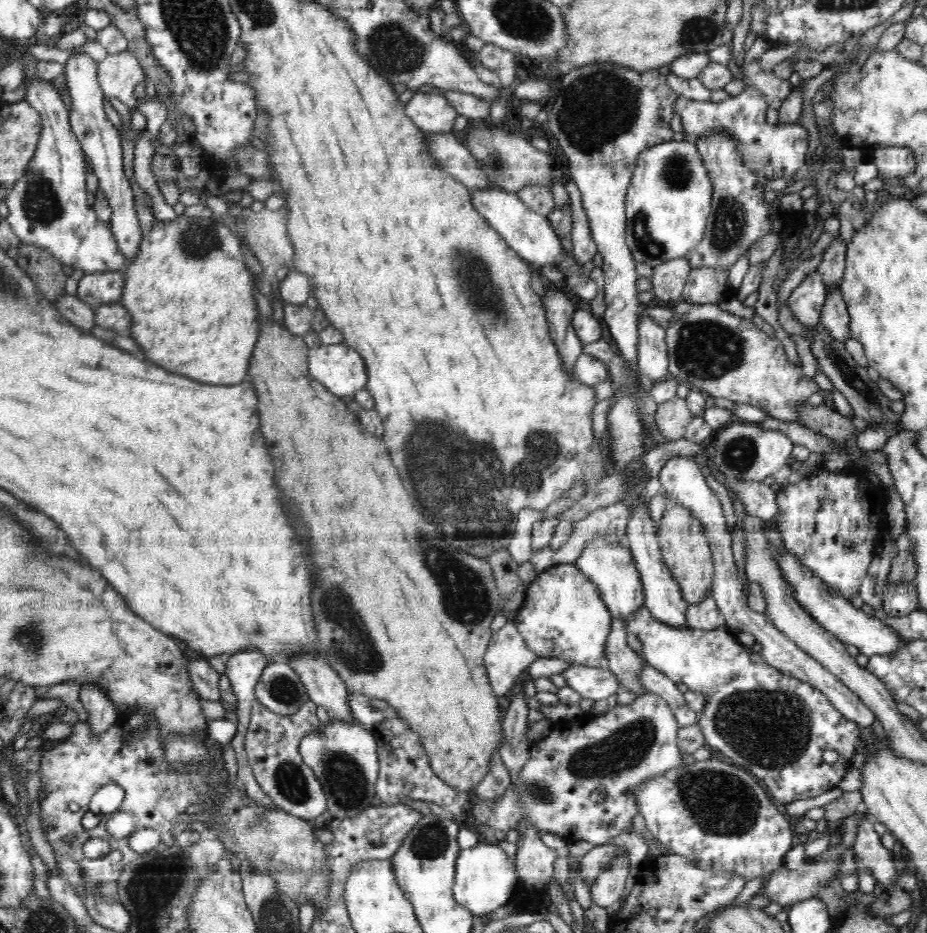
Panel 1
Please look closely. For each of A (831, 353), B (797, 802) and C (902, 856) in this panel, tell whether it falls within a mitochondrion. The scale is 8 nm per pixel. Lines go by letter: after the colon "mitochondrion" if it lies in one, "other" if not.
A: mitochondrion
B: other
C: other

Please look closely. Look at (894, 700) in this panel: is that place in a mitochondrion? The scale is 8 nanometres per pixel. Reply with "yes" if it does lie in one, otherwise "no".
no

